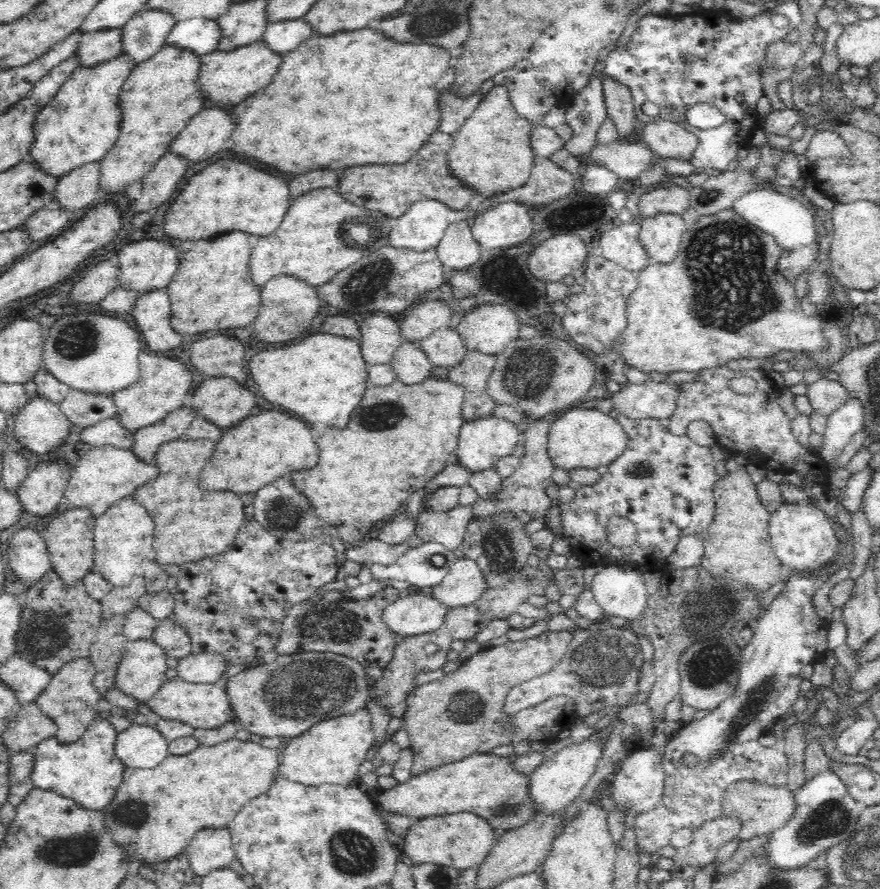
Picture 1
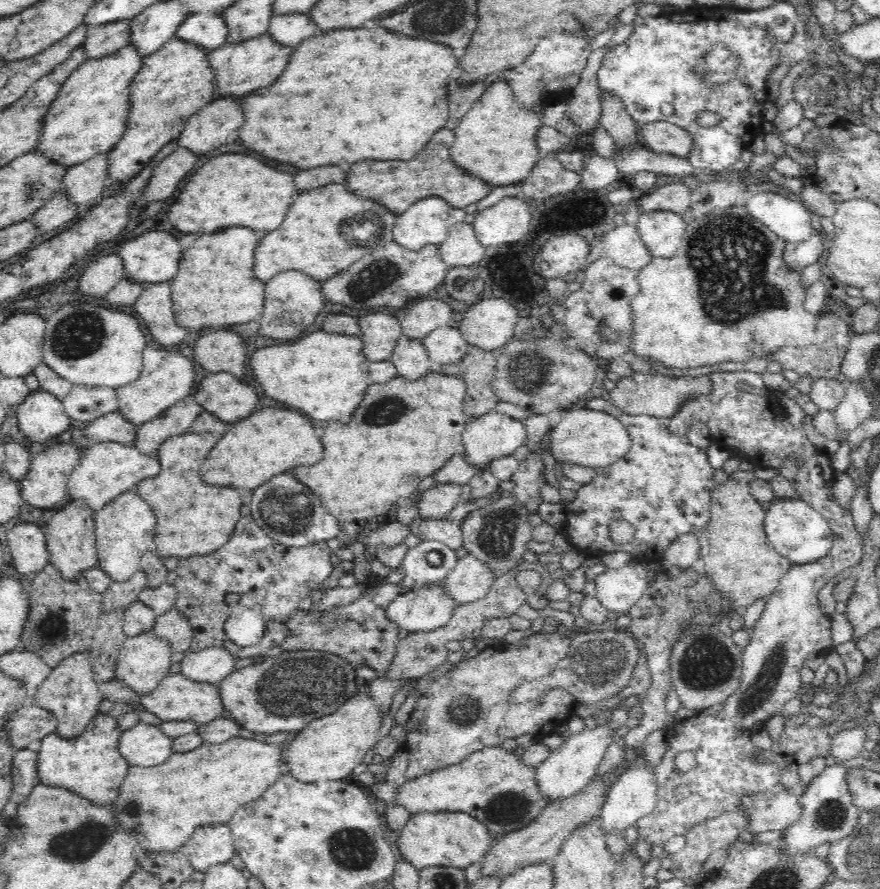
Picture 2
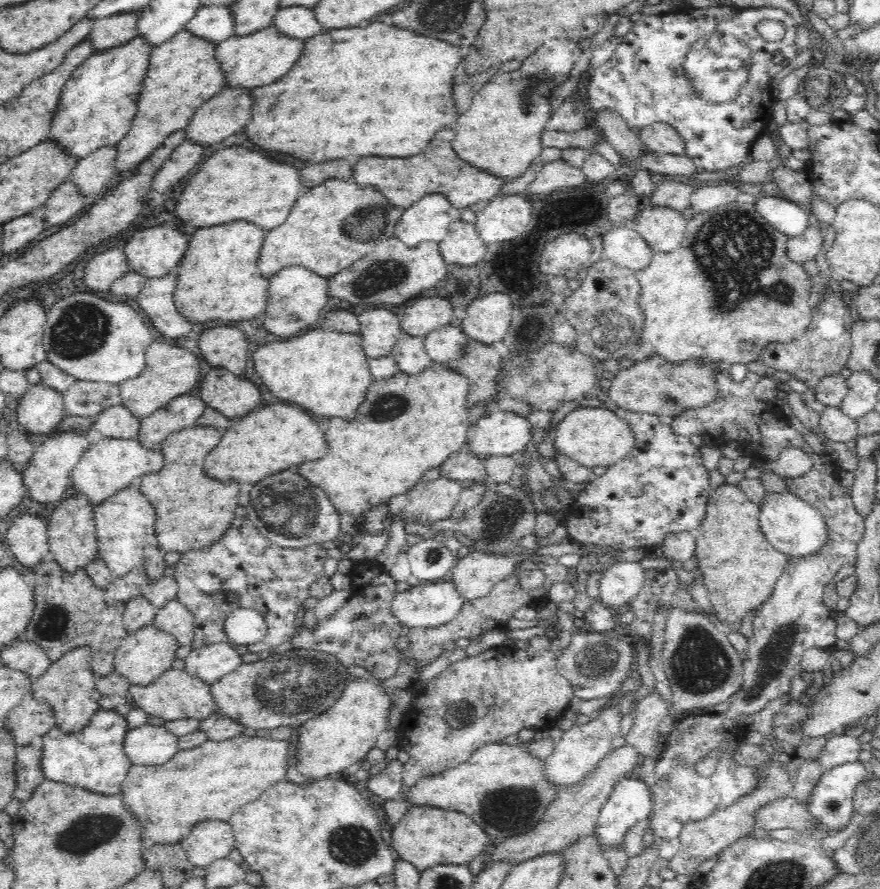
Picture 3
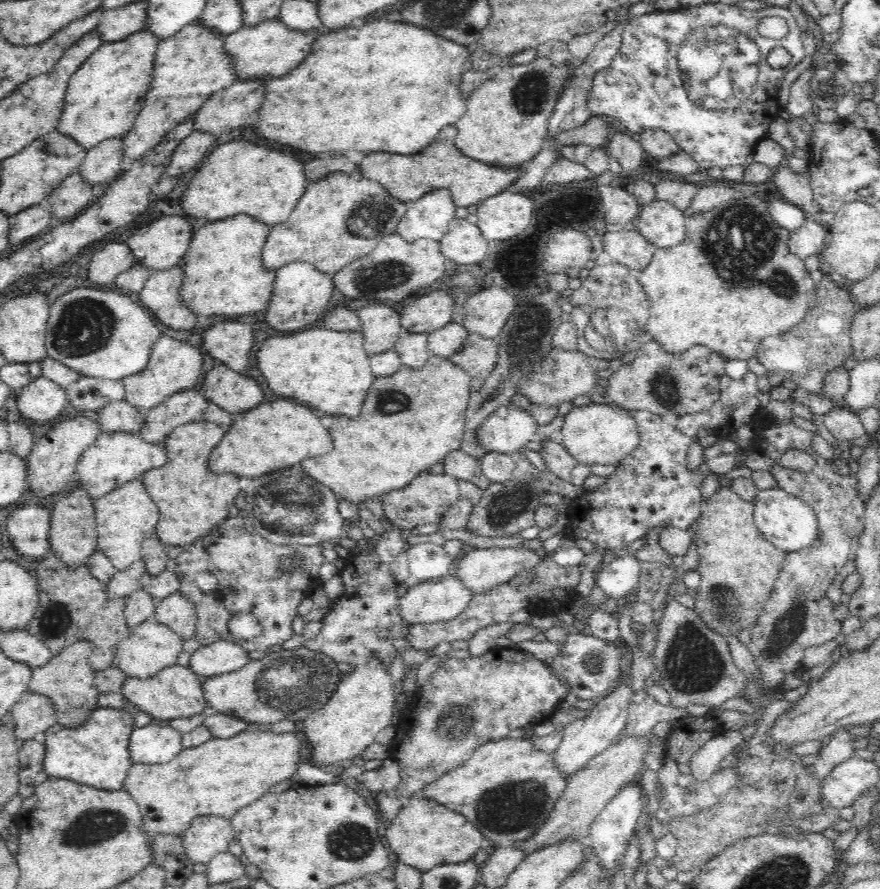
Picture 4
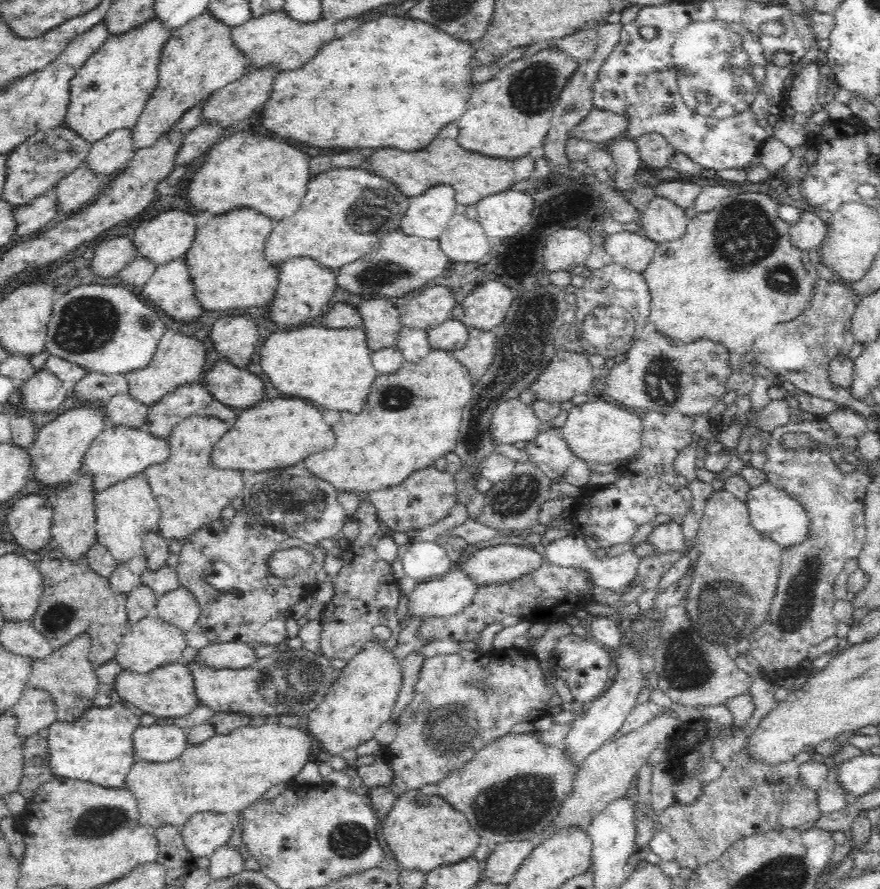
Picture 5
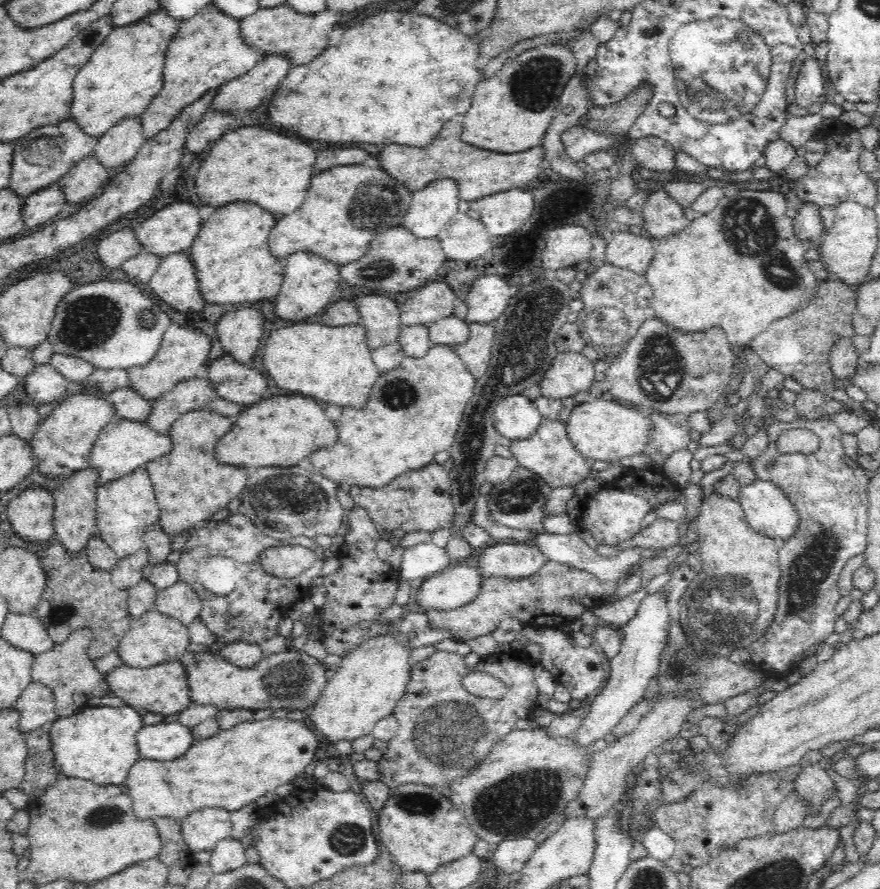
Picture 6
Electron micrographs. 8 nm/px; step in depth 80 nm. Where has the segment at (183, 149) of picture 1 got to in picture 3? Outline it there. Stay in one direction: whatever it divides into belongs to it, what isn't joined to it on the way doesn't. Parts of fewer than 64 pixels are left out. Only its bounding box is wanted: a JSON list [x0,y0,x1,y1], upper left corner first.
[185,88,253,149]

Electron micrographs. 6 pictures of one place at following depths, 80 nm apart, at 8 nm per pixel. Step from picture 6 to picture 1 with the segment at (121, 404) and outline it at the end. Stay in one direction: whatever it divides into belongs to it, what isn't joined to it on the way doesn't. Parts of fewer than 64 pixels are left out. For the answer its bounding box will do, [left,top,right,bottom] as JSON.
[82,419,132,449]

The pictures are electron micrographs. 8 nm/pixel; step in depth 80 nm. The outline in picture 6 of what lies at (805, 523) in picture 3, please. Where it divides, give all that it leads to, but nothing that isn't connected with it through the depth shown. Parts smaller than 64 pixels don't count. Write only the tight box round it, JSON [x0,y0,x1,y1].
[738,479,802,544]

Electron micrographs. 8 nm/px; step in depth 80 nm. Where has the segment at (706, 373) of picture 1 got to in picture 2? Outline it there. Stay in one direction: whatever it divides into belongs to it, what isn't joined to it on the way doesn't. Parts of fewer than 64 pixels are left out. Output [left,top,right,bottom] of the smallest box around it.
[635,370,863,846]

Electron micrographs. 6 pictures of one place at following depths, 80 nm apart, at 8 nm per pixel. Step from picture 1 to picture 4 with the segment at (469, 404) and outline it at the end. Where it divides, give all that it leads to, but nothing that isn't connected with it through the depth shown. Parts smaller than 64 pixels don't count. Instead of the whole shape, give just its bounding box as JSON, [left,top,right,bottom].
[449,334,499,395]

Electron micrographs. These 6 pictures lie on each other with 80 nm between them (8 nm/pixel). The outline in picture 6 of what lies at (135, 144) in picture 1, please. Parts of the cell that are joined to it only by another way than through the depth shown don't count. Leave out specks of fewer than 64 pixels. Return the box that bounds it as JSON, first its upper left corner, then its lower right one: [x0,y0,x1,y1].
[140,2,264,140]

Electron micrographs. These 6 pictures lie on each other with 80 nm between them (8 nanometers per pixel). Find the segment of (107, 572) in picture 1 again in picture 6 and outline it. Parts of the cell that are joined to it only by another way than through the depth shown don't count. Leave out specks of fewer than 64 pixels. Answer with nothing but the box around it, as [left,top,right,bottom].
[97,468,160,560]

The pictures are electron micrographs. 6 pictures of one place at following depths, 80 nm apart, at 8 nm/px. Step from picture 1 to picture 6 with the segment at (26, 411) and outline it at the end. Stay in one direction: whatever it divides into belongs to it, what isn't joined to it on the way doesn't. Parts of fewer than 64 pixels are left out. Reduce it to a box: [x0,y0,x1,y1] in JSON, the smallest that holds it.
[21,363,68,405]

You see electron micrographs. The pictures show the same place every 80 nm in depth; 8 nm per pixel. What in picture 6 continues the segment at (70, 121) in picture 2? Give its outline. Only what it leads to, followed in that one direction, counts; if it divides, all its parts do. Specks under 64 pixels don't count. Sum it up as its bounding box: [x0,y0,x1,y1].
[69,8,180,139]

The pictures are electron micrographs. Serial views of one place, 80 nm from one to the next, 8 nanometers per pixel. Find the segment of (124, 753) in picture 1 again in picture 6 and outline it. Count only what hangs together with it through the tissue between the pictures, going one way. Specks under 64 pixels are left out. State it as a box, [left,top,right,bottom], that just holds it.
[135,722,192,761]

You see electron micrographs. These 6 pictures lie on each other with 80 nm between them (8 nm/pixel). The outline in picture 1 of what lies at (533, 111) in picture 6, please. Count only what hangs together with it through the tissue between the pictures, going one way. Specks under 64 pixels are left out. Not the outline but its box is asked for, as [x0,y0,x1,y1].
[447,86,534,200]

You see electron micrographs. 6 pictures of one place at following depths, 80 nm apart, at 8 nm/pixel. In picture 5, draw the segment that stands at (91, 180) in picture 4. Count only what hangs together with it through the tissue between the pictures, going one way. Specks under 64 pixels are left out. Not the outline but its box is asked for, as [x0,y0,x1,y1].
[86,129,132,177]

